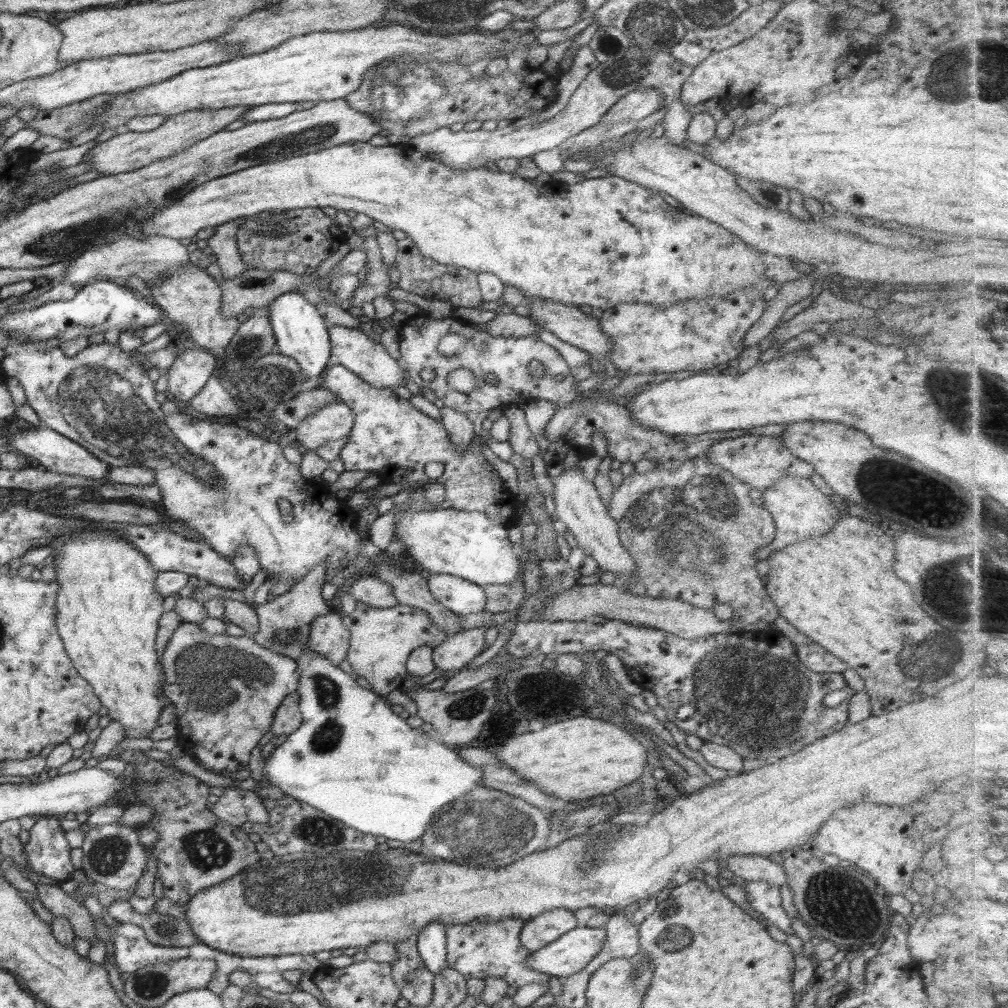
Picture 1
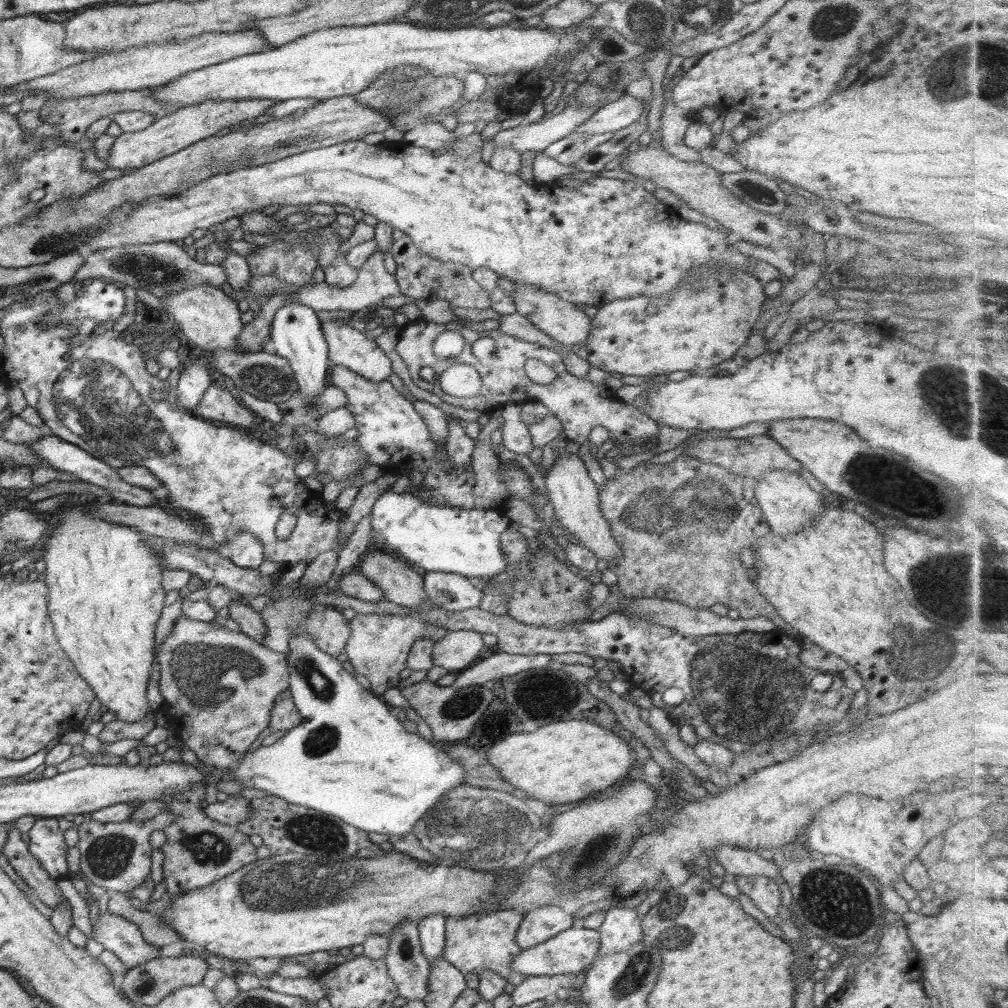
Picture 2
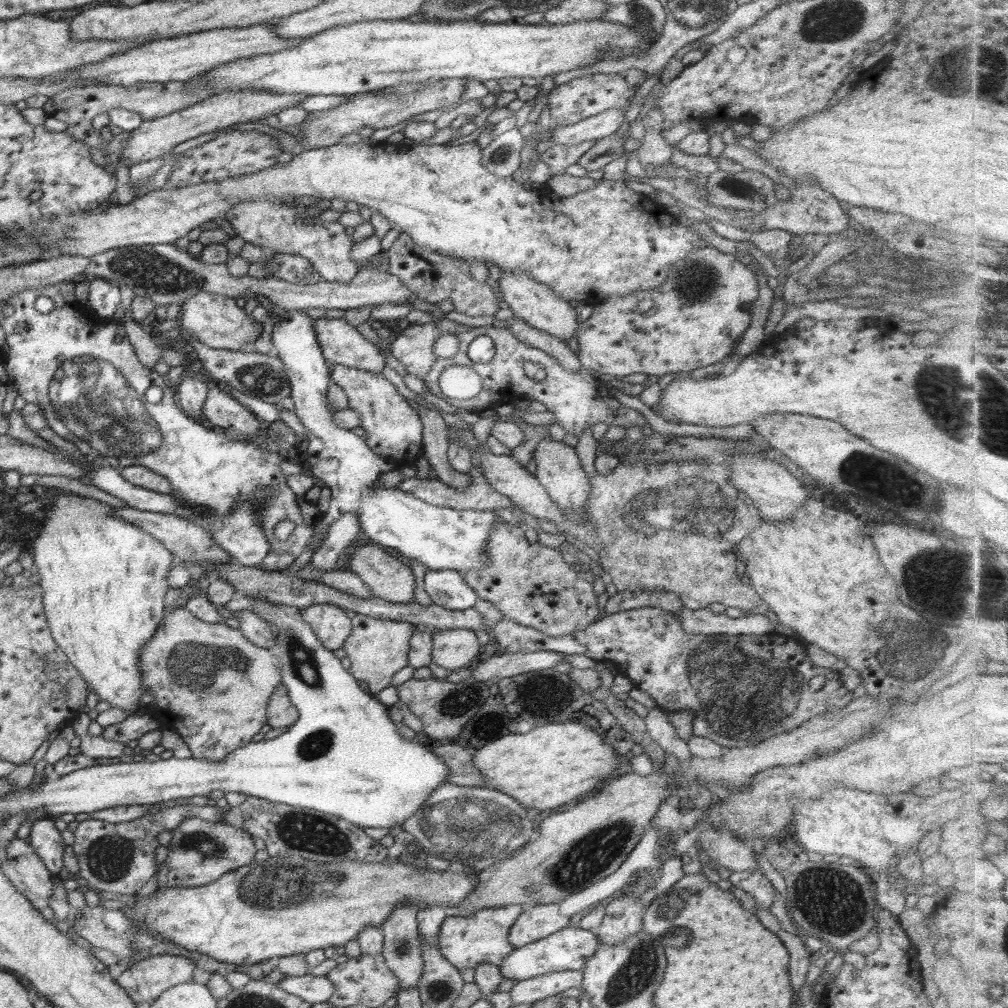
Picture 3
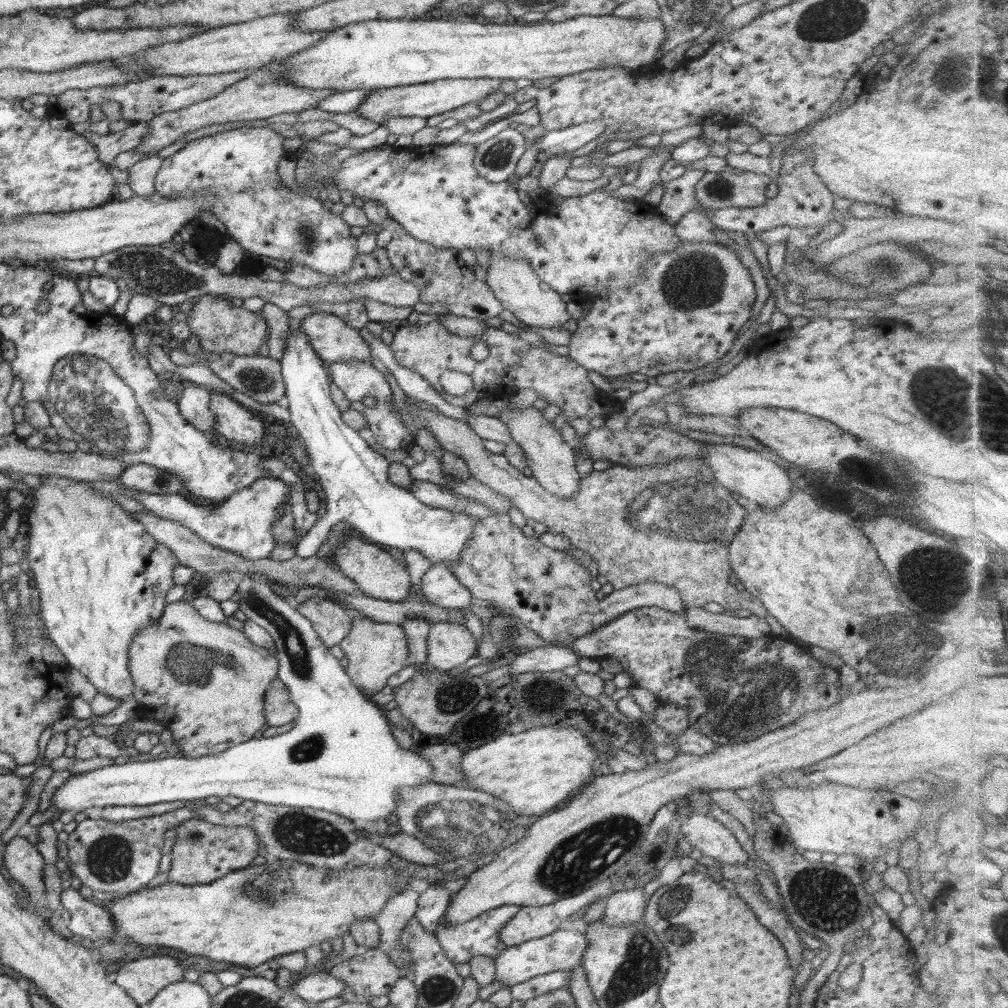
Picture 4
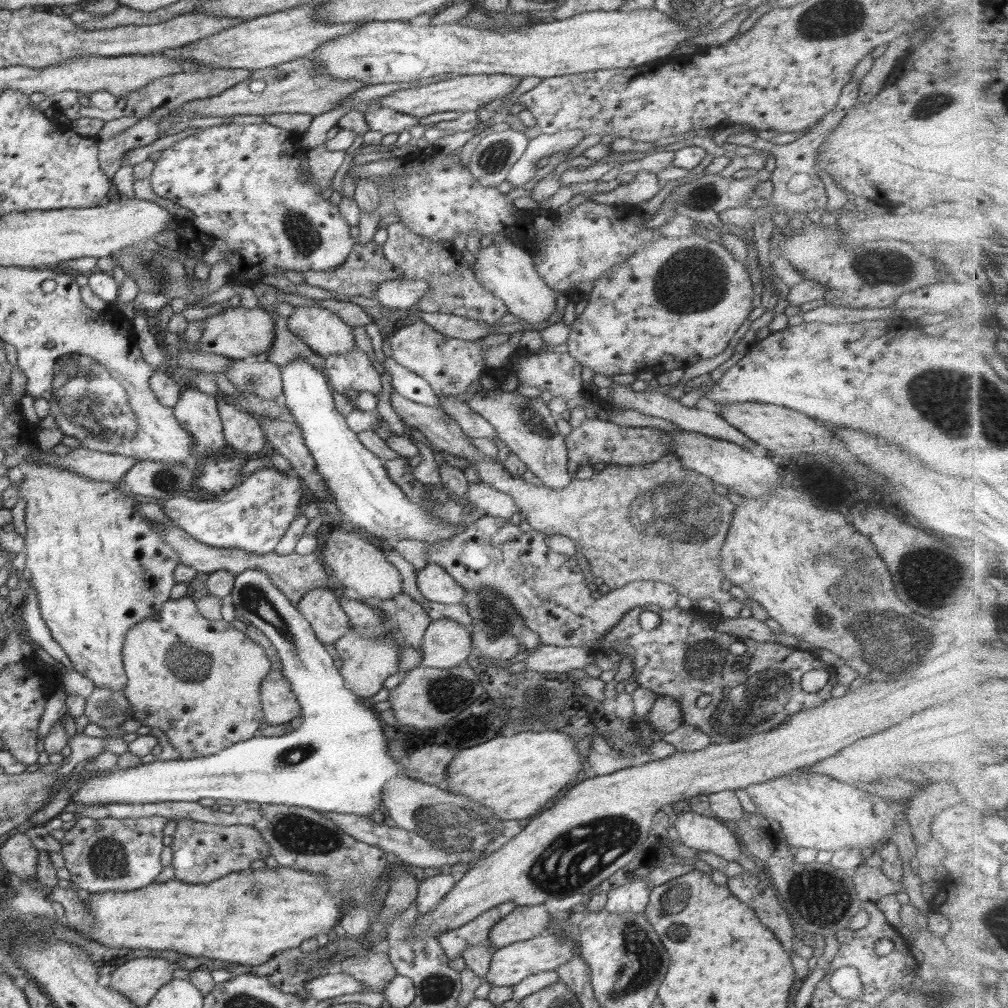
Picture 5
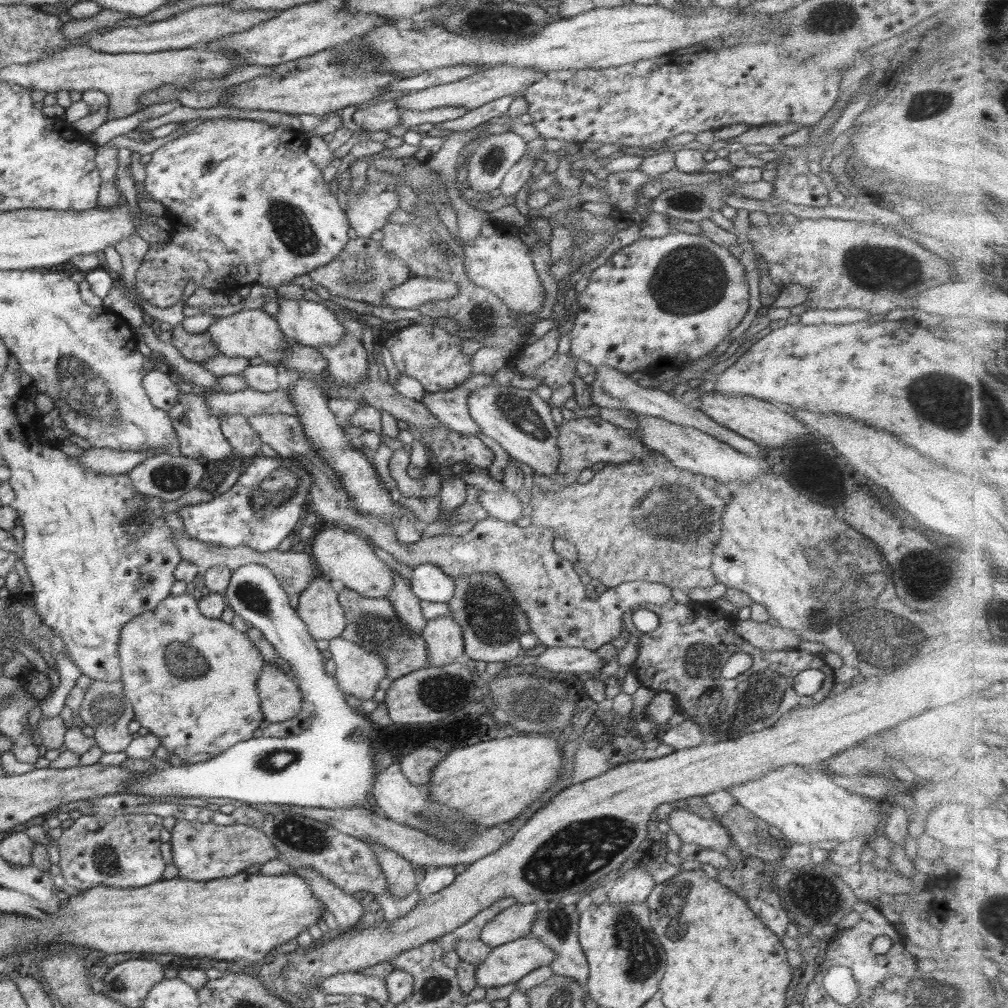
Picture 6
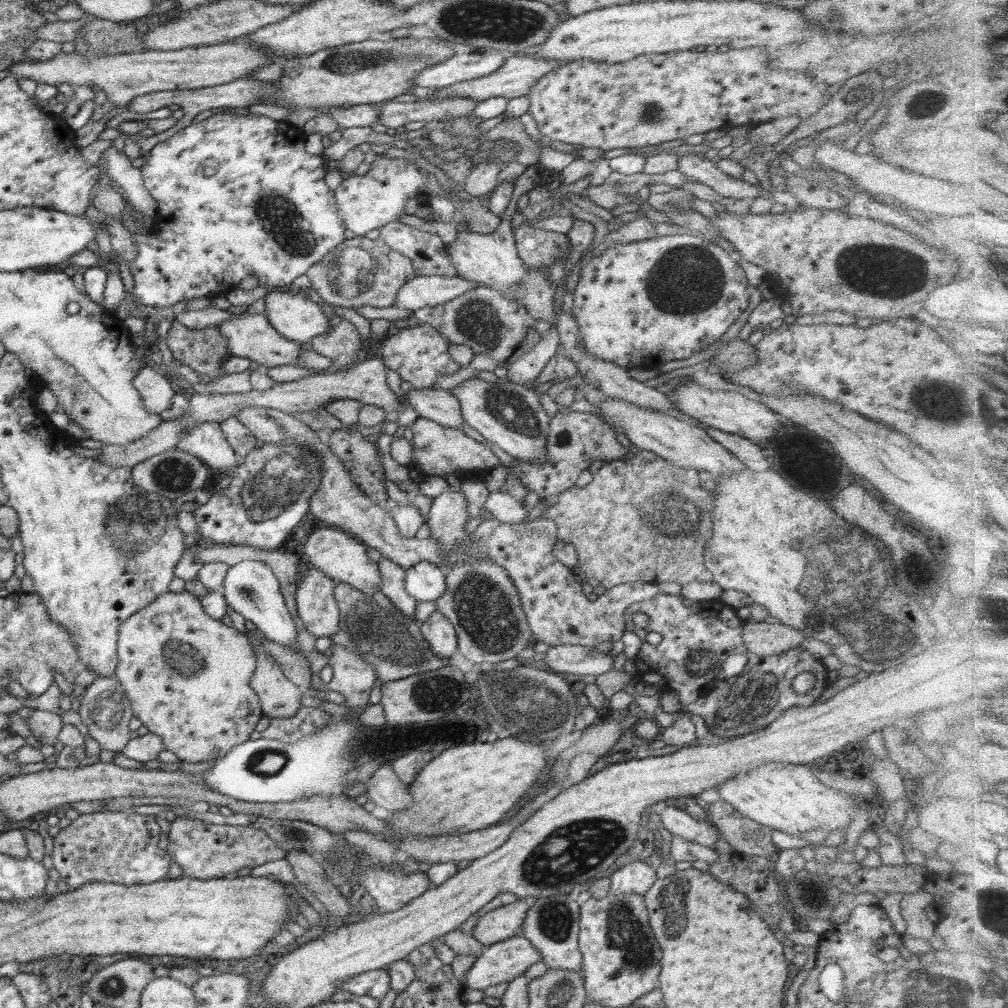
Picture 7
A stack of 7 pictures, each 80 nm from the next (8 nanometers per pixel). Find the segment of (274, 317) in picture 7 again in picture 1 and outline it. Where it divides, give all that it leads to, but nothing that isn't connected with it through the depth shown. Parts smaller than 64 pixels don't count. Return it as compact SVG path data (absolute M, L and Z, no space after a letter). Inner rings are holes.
M328 326L331 354L338 357L338 364L356 373L362 380L376 388L397 388L405 386L404 365L401 361L390 357L382 343L371 335L367 329L343 326Z

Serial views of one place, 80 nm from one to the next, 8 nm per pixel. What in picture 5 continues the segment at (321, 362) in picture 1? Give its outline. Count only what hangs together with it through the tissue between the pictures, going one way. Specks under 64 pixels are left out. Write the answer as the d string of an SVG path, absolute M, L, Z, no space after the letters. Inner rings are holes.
M303 358L293 360L281 371L283 393L289 410L287 415L301 428L304 444L315 460L316 470L324 478L324 484L338 510L334 518L321 518L300 538L296 553L306 555L319 551L327 530L342 519L353 524L361 535L376 537L386 543L390 540L418 540L427 547L452 540L458 534L454 532L454 527L459 525L436 519L430 510L419 502L410 501L402 489L389 480L384 461L360 443L356 432L348 428L345 416L336 410L333 390L322 371Z

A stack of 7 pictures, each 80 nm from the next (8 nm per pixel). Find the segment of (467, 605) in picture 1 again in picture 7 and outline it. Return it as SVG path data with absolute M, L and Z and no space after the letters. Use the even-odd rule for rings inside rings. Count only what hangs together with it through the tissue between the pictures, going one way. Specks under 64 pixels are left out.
M420 561L405 569L404 586L417 601L435 601L445 591L445 574L435 564Z

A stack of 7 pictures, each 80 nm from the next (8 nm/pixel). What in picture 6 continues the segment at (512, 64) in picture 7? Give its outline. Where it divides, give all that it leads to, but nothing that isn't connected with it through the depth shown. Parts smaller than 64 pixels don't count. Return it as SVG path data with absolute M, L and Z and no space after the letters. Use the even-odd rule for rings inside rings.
M502 64L502 66L487 68L468 78L463 78L450 84L438 84L424 90L411 92L409 95L403 95L400 98L396 98L396 104L398 107L415 111L447 106L466 107L469 111L502 97L522 94L533 82L537 81L541 74L544 73L530 70L530 68L512 68L512 66Z

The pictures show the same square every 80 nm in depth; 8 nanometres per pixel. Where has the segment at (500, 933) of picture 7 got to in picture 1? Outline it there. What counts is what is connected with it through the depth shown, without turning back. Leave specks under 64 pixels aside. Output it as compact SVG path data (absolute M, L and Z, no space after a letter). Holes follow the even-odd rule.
M565 908L544 911L523 923L520 942L528 951L536 952L574 927L576 927L574 912Z

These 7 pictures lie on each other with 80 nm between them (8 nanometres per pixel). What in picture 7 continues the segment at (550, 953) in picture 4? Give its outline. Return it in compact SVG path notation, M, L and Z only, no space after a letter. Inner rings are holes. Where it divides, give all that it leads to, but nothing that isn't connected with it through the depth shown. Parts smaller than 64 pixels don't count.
M519 934L503 941L487 945L484 953L468 970L464 986L484 991L488 986L508 984L536 964L542 962L542 954L529 940Z

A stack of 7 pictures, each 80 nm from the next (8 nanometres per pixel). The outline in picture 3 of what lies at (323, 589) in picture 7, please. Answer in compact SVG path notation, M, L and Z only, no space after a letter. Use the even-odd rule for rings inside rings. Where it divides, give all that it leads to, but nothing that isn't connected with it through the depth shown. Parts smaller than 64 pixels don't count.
M313 604L300 609L300 613L302 619L329 651L341 648L351 633L351 619L333 604Z

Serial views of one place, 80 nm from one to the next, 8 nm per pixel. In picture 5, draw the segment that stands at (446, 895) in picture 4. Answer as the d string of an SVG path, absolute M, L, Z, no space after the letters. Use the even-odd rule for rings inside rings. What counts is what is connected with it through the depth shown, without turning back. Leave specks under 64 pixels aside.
M448 869L442 873L429 876L421 881L417 888L417 907L420 915L426 914L437 905L441 898L454 886L454 878L450 875Z

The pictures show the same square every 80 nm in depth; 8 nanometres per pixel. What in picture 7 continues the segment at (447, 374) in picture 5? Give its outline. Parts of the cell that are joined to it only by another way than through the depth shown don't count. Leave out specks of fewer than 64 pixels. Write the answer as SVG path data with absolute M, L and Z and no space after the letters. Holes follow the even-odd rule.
M423 323L416 327L400 330L395 335L388 336L382 346L382 359L385 366L396 371L401 380L412 383L416 389L432 389L432 382L440 376L454 374L460 370L460 365L450 357L448 346L451 344L444 335L429 324Z

